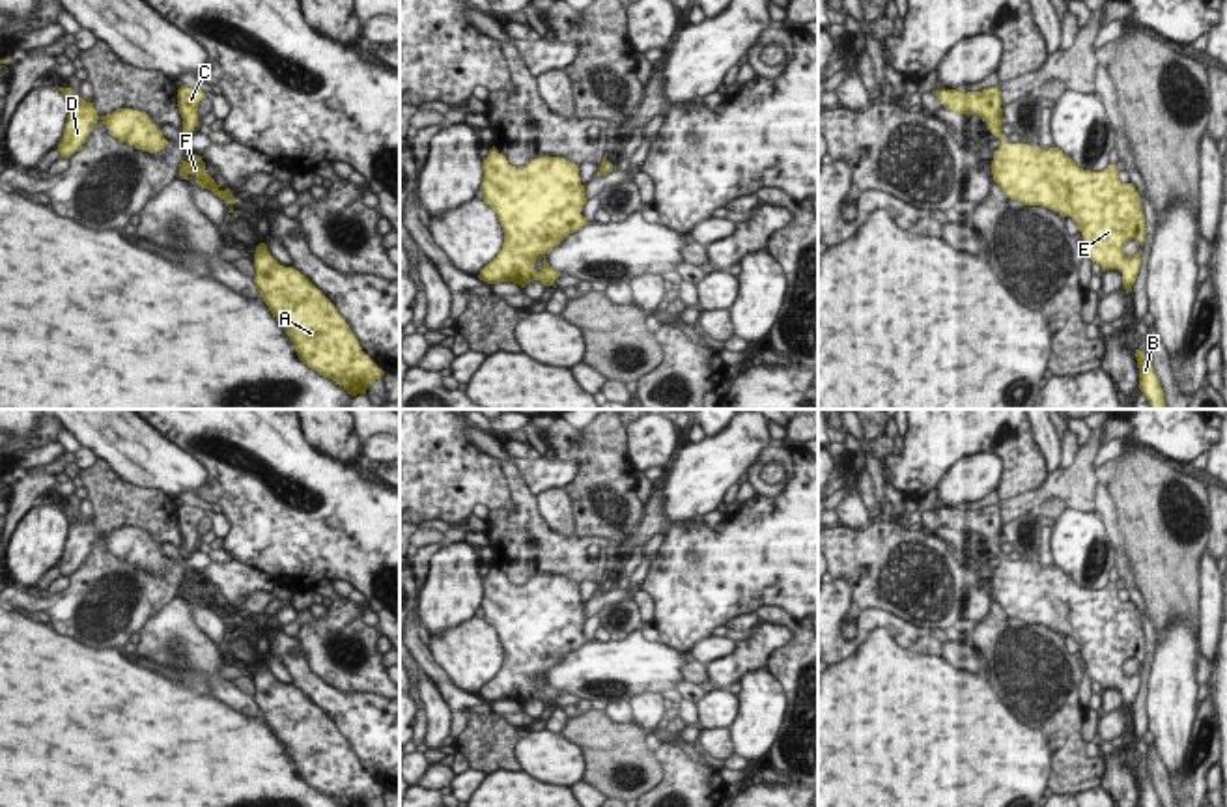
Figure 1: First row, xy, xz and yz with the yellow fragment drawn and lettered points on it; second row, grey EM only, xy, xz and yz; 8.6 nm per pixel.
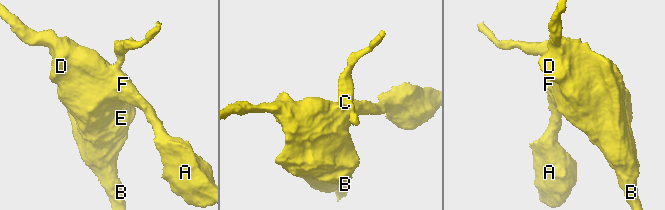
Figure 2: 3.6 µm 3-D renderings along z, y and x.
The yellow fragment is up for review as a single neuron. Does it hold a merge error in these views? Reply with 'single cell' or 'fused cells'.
single cell

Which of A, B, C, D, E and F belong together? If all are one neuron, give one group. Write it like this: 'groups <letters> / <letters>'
groups A B C D E F

